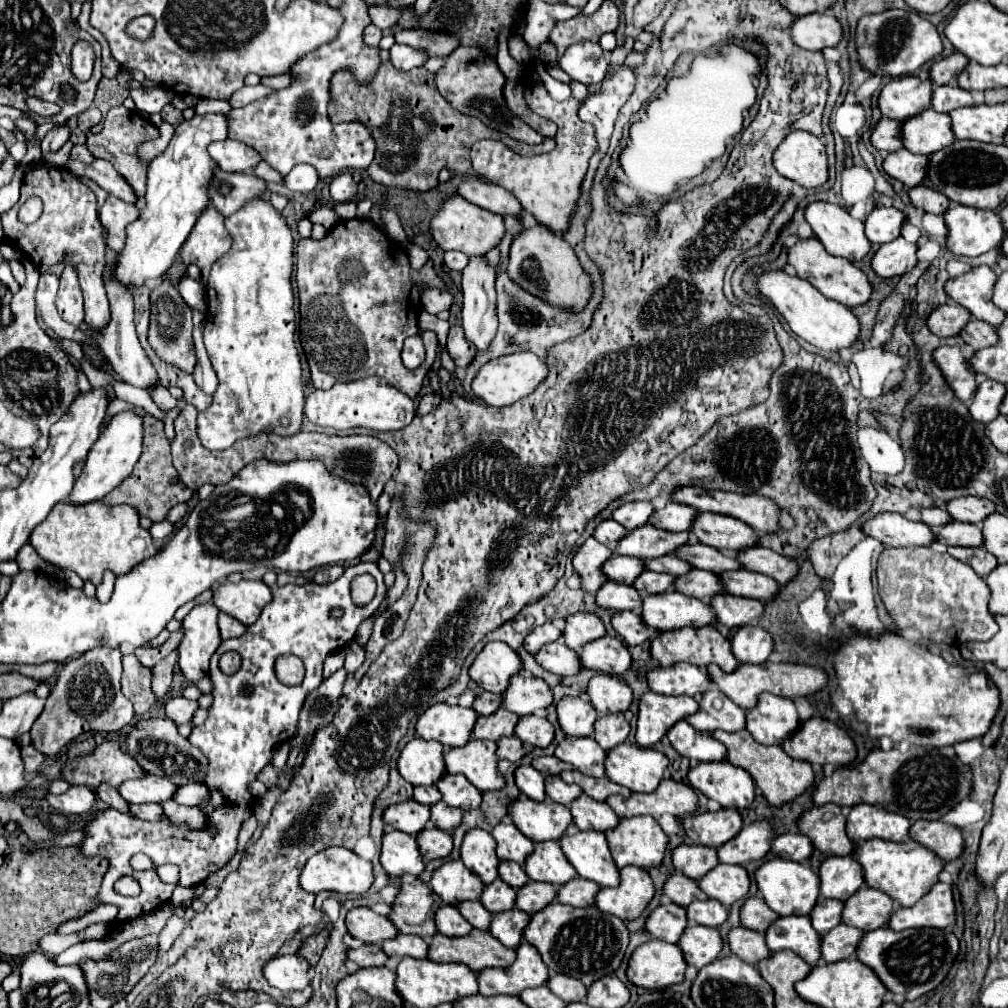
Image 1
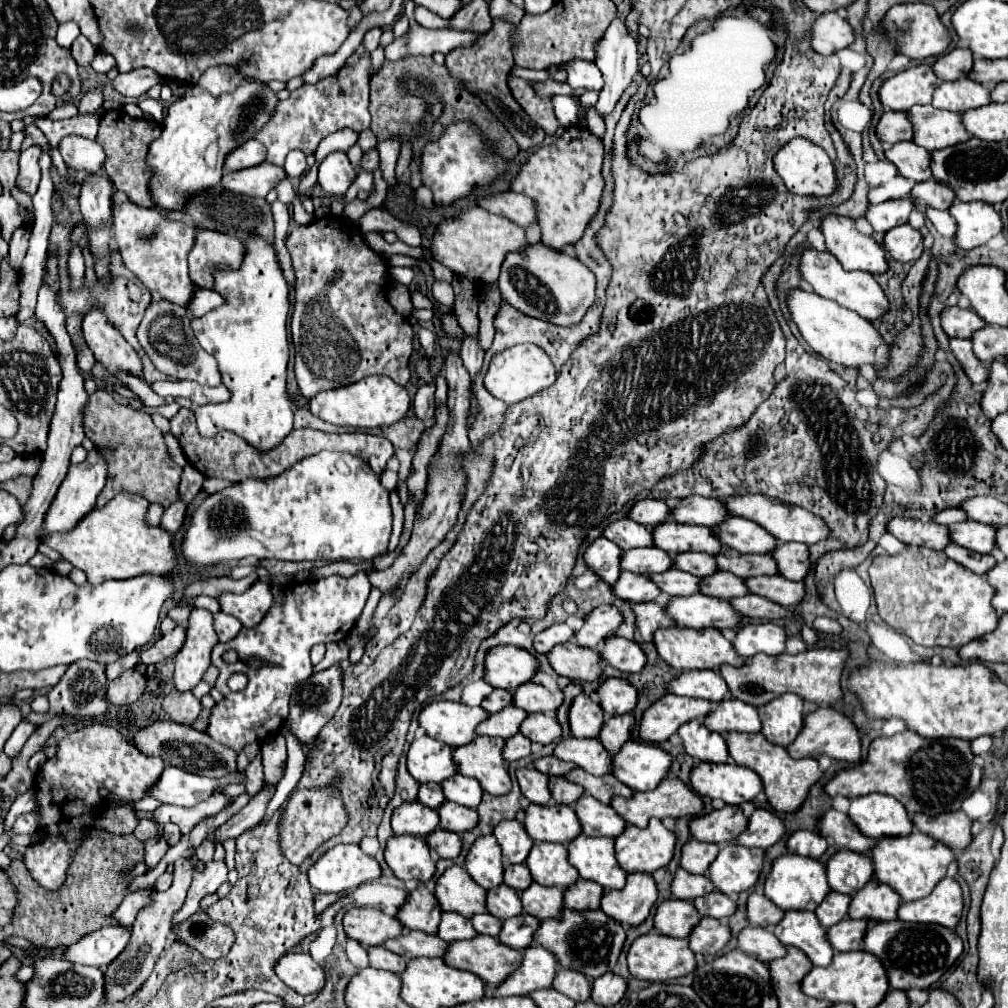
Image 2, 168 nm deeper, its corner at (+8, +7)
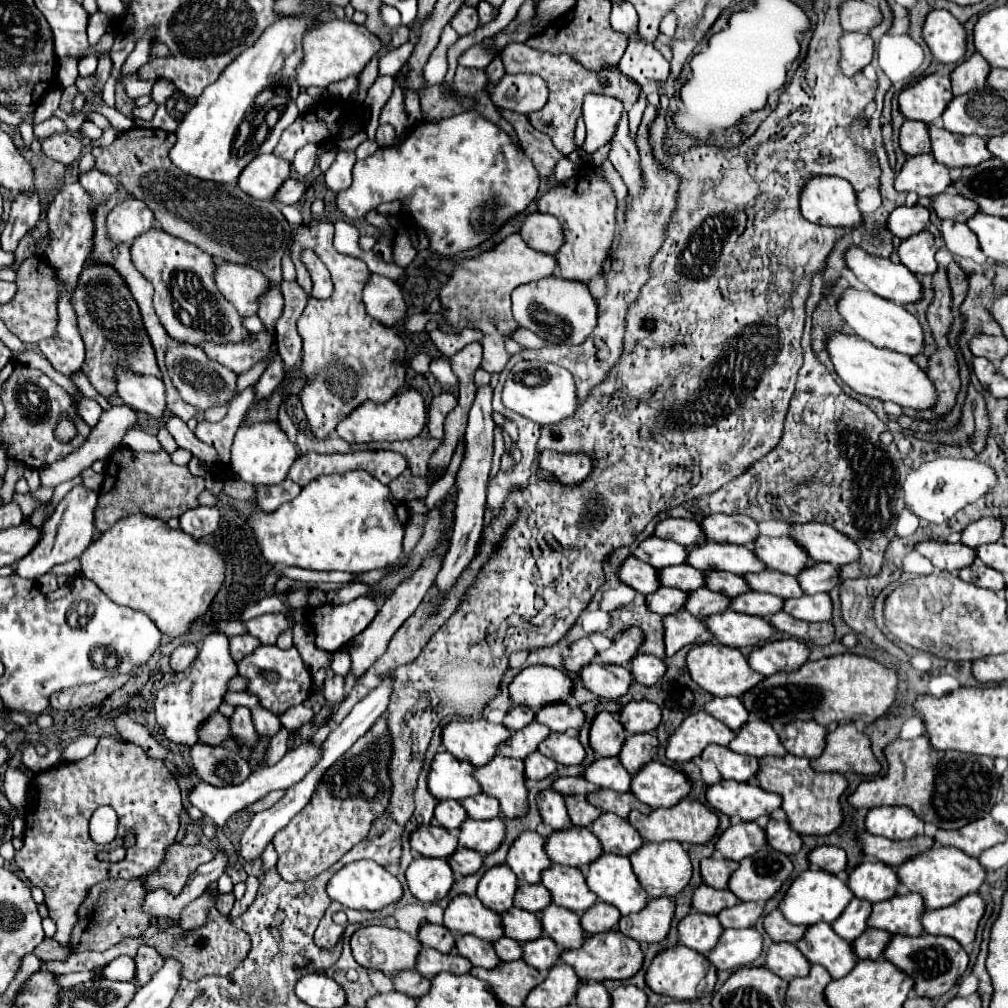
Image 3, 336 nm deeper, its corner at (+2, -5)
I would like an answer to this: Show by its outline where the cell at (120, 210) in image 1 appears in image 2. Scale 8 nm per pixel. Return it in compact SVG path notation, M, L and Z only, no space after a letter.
M127 200L121 206L113 204L113 230L117 250L121 252L125 266L149 288L149 292L187 308L195 292L195 284L189 278L187 268L187 254L195 246L195 226L187 218L181 220L165 216L161 210L139 208Z

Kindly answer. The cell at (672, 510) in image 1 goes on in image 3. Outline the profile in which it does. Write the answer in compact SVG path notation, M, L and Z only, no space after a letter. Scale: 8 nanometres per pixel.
M711 514L705 516L699 524L703 526L703 534L707 534L707 540L713 542L751 544L759 534L757 522L743 514Z

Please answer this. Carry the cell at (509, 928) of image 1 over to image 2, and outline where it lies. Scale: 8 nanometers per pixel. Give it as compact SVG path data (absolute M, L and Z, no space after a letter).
M521 914L517 918L507 918L503 922L503 930L499 934L499 940L515 950L525 950L533 944L533 934L539 928L539 920L527 914Z

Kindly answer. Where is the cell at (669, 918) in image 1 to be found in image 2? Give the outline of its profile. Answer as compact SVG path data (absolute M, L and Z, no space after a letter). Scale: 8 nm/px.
M665 900L663 904L659 904L655 914L655 928L661 934L673 938L687 938L699 922L701 914L691 900Z

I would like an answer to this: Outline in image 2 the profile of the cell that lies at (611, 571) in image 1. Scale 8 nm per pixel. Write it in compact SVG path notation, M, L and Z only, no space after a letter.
M637 548L627 550L621 560L621 568L635 574L659 574L673 568L673 558L661 548Z

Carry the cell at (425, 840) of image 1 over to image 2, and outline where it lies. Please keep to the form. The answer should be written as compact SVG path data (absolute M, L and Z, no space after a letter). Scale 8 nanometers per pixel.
M437 830L437 834L429 834L427 844L441 858L457 858L463 848L463 838L449 830Z

